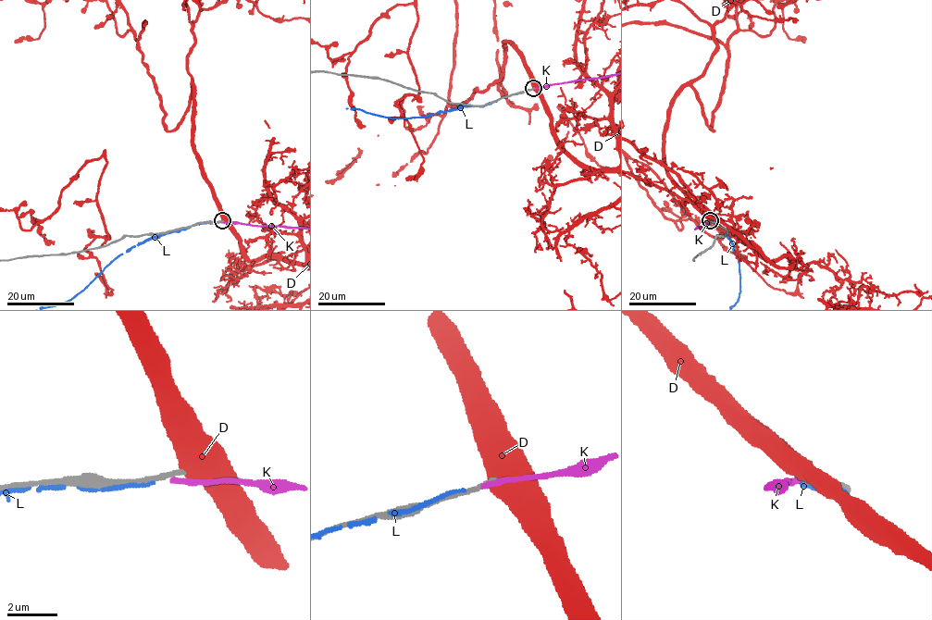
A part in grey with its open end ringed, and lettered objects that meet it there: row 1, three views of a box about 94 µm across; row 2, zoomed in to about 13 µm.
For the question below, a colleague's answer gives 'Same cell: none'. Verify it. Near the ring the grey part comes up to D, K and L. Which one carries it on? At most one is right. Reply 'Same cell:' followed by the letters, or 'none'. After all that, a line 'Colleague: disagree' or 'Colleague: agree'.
Same cell: none
Colleague: agree

